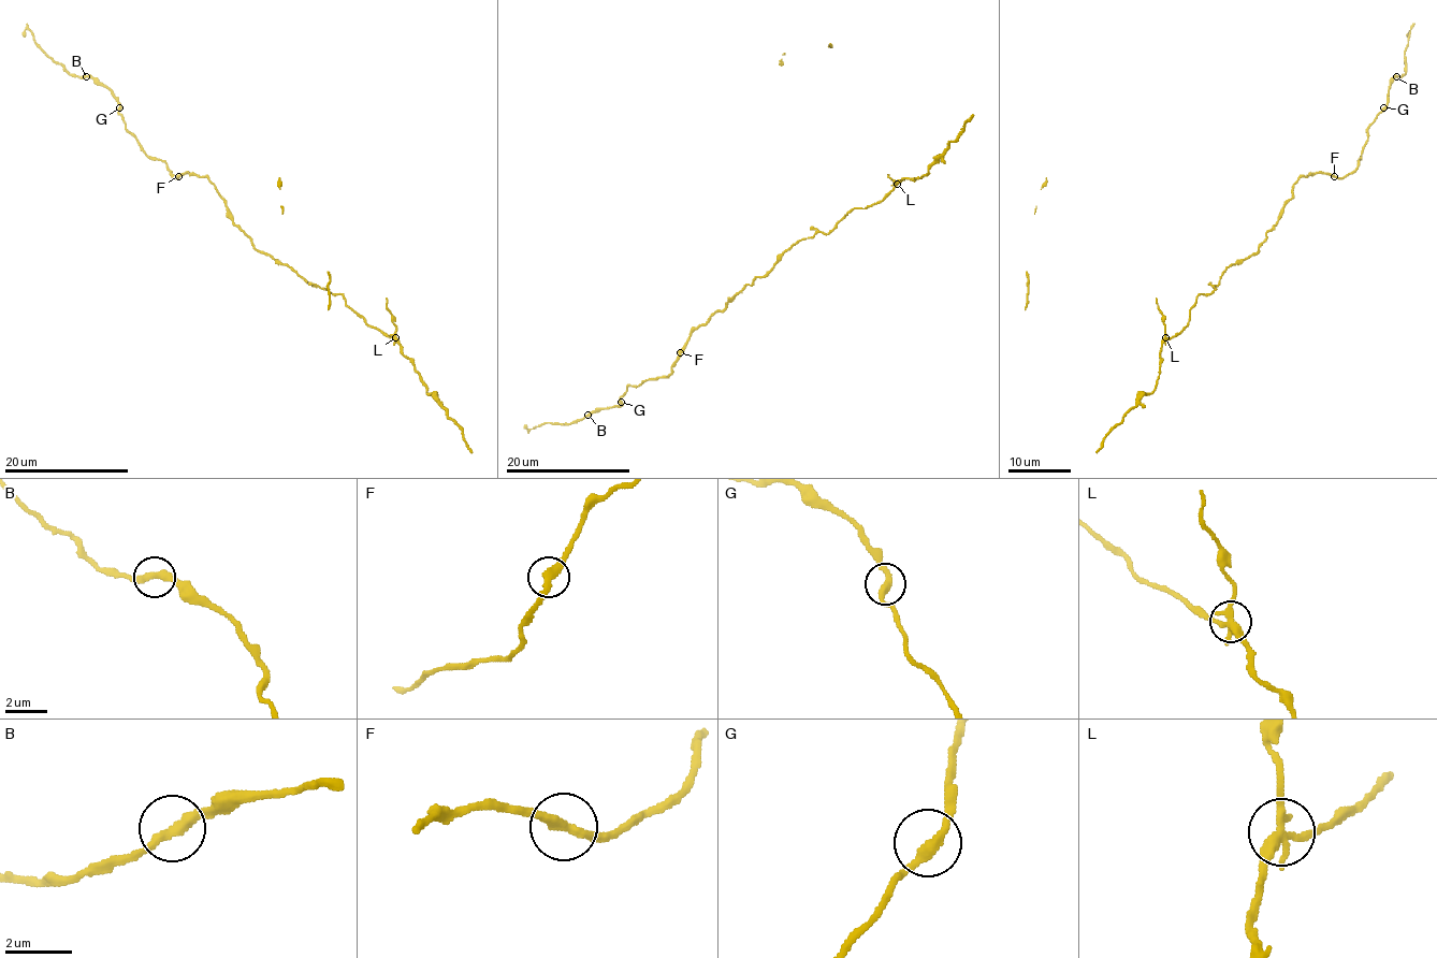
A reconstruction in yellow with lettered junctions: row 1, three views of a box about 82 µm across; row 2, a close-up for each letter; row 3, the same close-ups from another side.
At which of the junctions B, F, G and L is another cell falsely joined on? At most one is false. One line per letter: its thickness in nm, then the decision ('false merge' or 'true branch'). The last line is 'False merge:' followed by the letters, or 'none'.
B: calibre 320 nm; true branch
F: calibre 320 nm; true branch
G: calibre 300 nm; true branch
L: calibre 300 nm; false merge
False merge: L

